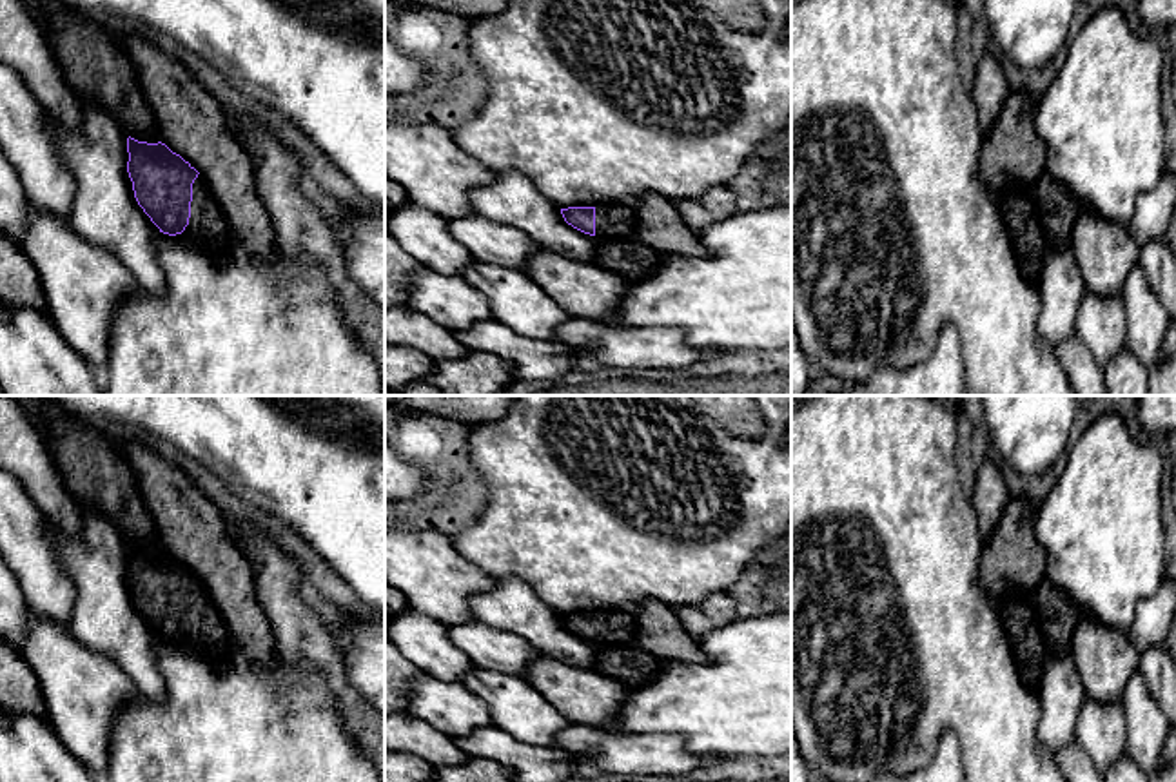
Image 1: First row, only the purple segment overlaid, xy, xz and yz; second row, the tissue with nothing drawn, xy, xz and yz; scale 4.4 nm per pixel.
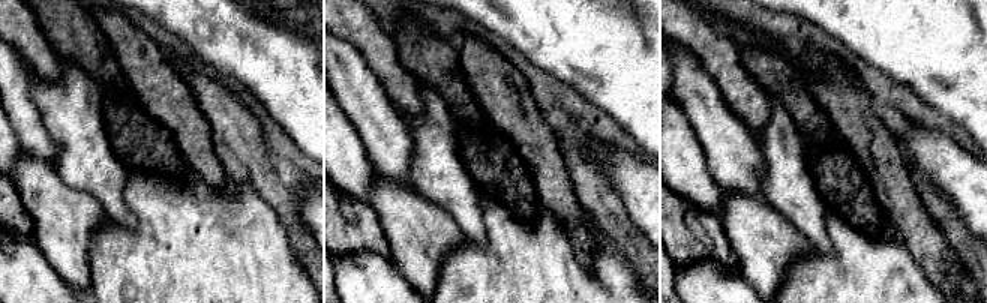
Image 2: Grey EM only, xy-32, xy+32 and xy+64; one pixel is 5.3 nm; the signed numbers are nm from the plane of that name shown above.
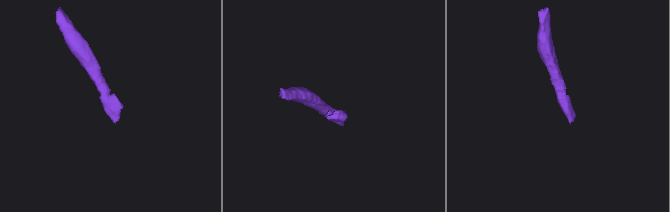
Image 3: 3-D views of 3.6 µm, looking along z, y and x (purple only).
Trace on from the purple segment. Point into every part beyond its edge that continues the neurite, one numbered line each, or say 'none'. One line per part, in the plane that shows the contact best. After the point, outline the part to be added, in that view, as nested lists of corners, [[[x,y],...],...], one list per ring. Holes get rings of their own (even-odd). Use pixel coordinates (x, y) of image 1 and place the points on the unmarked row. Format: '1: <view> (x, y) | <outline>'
1: xy (207, 632) | [[[201,581],[192,590],[189,631],[178,642],[214,659],[225,657],[230,650],[232,640],[227,624]]]

